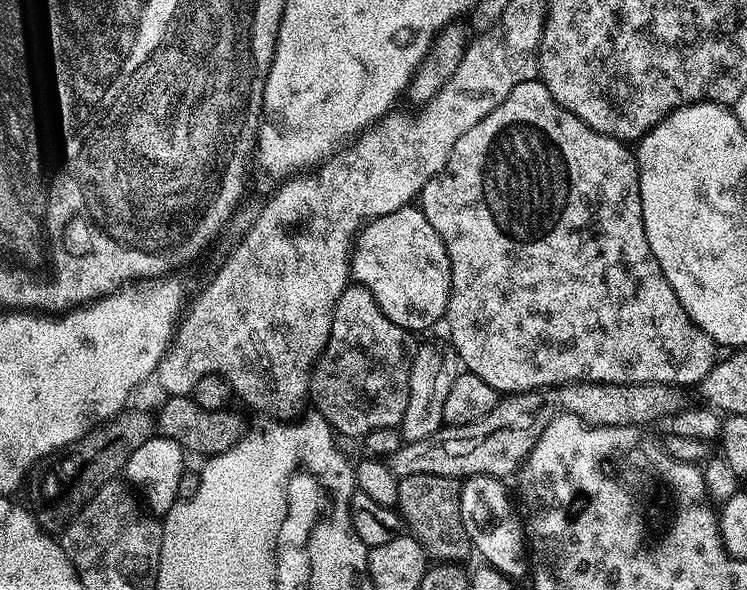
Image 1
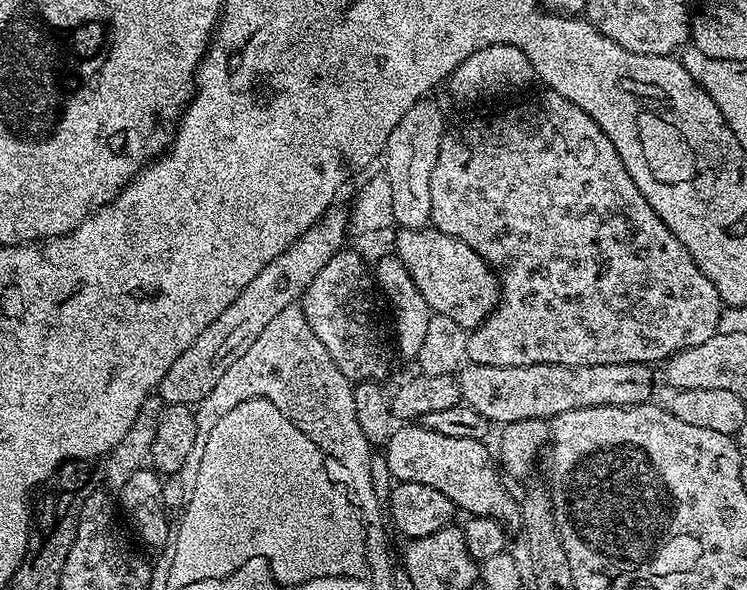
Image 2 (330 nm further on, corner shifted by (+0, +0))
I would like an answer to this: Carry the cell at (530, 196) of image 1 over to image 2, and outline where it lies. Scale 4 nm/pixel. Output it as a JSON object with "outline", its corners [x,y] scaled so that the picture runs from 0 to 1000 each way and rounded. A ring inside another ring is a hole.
{"outline":[[[723,153],[723,158],[714,169],[701,169],[697,176],[691,176],[687,183],[680,183],[676,190],[669,190],[665,197],[656,198],[655,203],[627,203],[622,210],[613,212],[612,217],[608,217],[608,214],[601,215],[592,234],[586,271],[581,280],[581,292],[576,300],[576,337],[576,356],[578,358],[577,378],[581,385],[592,397],[602,397],[608,403],[624,410],[624,417],[629,417],[629,424],[635,424],[635,431],[640,431],[651,442],[659,454],[659,459],[663,461],[664,473],[669,476],[669,510],[664,514],[664,524],[639,556],[633,556],[627,563],[624,605],[631,615],[649,617],[651,620],[715,620],[716,617],[756,617],[758,620],[865,617],[873,620],[877,619],[877,610],[889,614],[893,612],[896,603],[908,600],[913,593],[924,593],[929,586],[940,586],[940,580],[945,580],[945,573],[957,569],[964,561],[967,510],[961,492],[956,492],[956,478],[950,478],[950,471],[945,471],[945,464],[940,464],[940,458],[934,458],[934,451],[929,444],[929,437],[924,437],[918,417],[913,417],[913,410],[908,410],[908,403],[902,403],[902,397],[897,397],[892,376],[886,376],[886,369],[881,369],[881,363],[870,349],[870,342],[865,342],[859,322],[854,322],[854,315],[849,315],[849,302],[843,302],[843,295],[838,288],[838,281],[833,275],[827,254],[822,254],[822,241],[817,241],[817,234],[811,234],[811,227],[801,214],[801,207],[795,207],[795,200],[790,200],[790,193],[784,193],[784,186],[768,180],[768,173],[752,166],[752,159]]]}

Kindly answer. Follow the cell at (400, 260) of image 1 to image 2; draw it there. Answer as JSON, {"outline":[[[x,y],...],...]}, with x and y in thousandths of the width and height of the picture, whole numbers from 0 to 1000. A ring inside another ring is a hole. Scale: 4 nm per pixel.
{"outline":[[[581,383],[531,392],[527,431],[544,451],[554,485],[585,536],[608,539],[624,559],[639,556],[669,510],[669,476],[663,461],[624,410],[592,397]]]}

